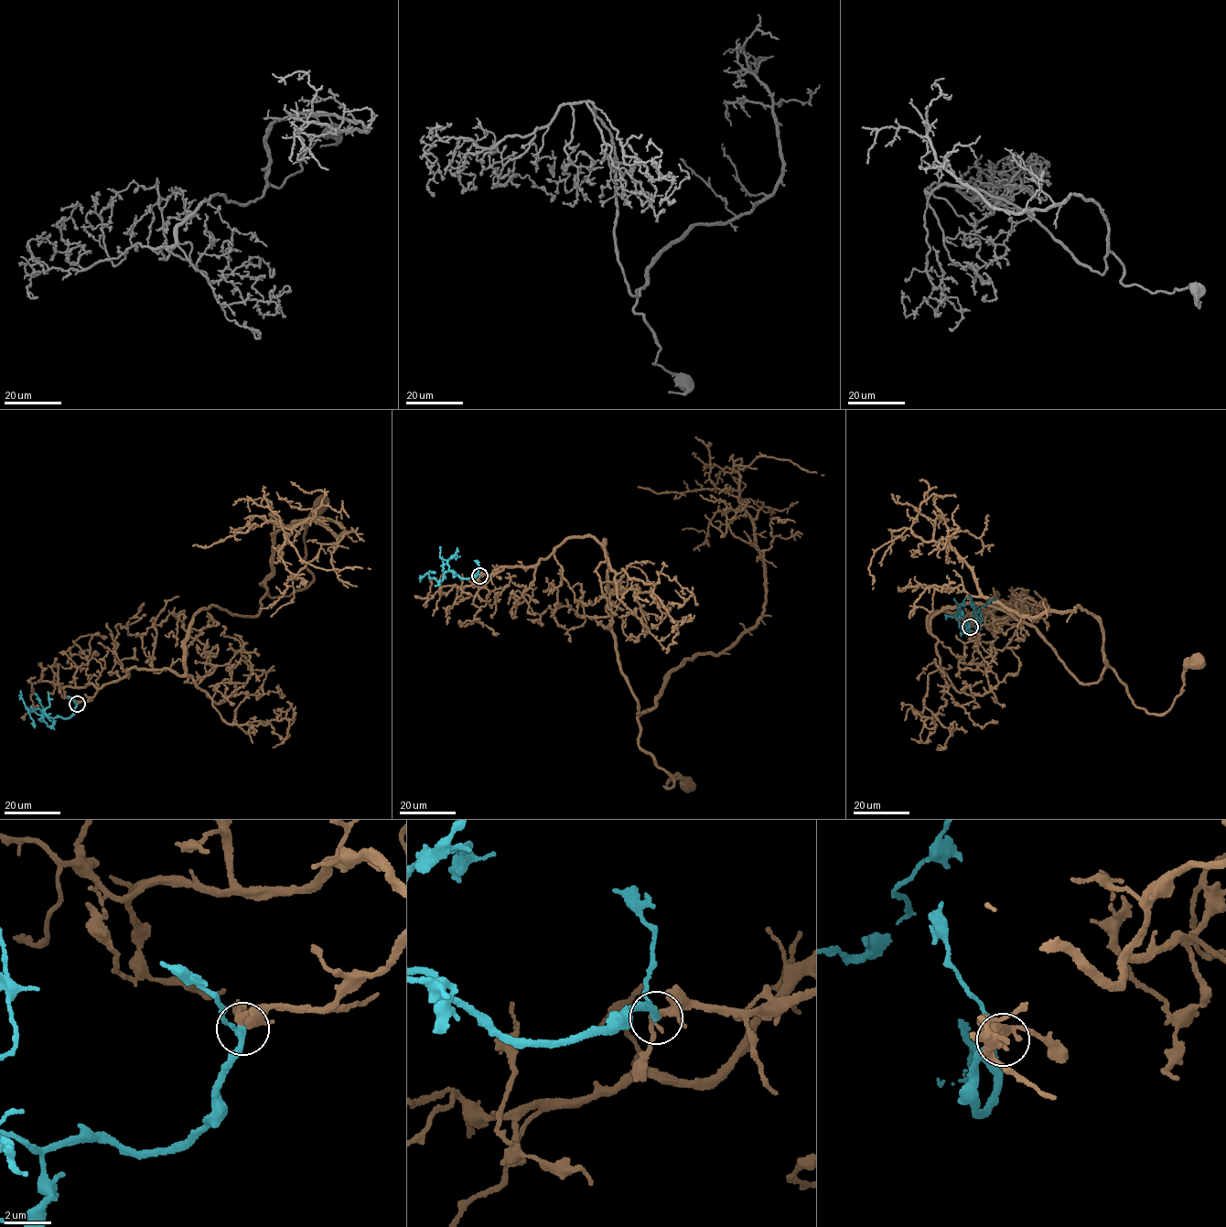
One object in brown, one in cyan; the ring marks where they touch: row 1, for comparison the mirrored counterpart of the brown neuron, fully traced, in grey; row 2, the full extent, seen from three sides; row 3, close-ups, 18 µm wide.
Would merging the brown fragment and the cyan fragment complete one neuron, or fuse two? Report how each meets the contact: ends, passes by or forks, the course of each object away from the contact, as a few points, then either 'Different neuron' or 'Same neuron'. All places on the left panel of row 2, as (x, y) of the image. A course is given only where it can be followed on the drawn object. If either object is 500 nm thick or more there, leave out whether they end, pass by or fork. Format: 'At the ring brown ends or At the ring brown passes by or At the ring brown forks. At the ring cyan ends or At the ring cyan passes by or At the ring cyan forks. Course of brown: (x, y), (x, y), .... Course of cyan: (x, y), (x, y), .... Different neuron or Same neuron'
At the ring brown forks. At the ring cyan passes by. Course of brown: (77, 703), (134, 667), (183, 674), (199, 608), (251, 616), (261, 584), (274, 597), (306, 587), (319, 505). Course of cyan: (77, 704), (69, 717), (50, 716), (40, 708), (26, 709), (20, 690). Same neuron

